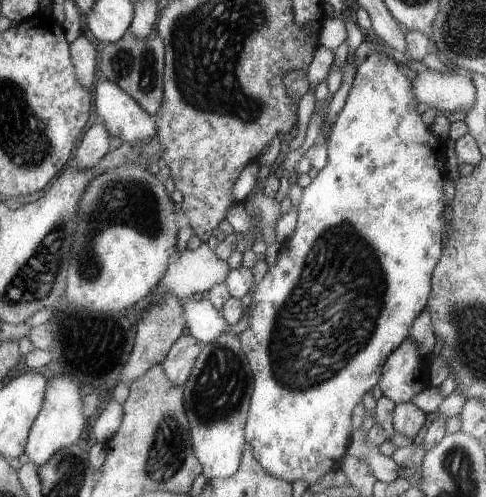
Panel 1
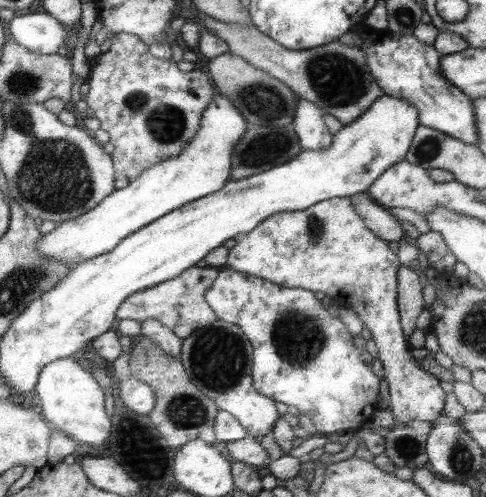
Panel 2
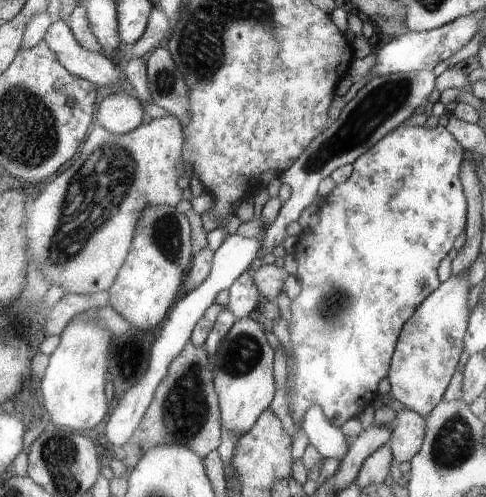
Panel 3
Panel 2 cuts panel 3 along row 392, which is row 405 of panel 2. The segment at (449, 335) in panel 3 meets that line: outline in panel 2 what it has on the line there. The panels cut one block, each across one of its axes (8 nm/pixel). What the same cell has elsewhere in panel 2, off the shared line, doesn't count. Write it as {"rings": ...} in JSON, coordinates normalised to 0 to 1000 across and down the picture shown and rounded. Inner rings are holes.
{"rings":[[[681,398],[673,406],[656,406],[656,414],[640,414],[640,423],[619,427],[582,427],[562,431],[558,439],[541,443],[529,463],[516,463],[516,471],[492,471],[484,479],[484,495],[471,499],[467,531],[463,539],[484,543],[492,551],[529,555],[541,563],[558,563],[562,571],[586,575],[586,579],[619,579],[640,588],[665,588],[677,600],[689,596],[698,612],[710,616],[710,624],[726,624],[735,640],[747,648],[747,660],[759,664],[763,684],[772,688],[780,712],[780,728],[788,736],[788,757],[800,769],[800,825],[809,829],[813,853],[833,849],[891,849],[903,829],[912,825],[916,793],[903,781],[903,765],[862,740],[854,720],[842,716],[846,696],[837,692],[837,680],[829,672],[825,636],[821,636],[821,515],[796,499],[792,483],[780,483],[755,451],[730,431],[730,419],[722,414],[718,398]]]}

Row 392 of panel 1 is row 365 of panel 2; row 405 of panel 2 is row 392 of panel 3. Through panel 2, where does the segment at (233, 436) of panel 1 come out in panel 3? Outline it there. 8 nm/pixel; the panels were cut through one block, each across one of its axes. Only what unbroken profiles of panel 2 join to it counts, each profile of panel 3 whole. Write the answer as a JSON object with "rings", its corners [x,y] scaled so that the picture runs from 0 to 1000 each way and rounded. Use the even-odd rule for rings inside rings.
{"rings":[[[512,636],[492,640],[479,660],[463,672],[455,684],[451,700],[442,704],[434,724],[434,769],[447,789],[451,805],[451,849],[459,865],[479,869],[484,877],[508,873],[533,837],[553,821],[562,789],[566,789],[566,769],[562,769],[562,704],[545,684],[537,652],[521,648]]]}

